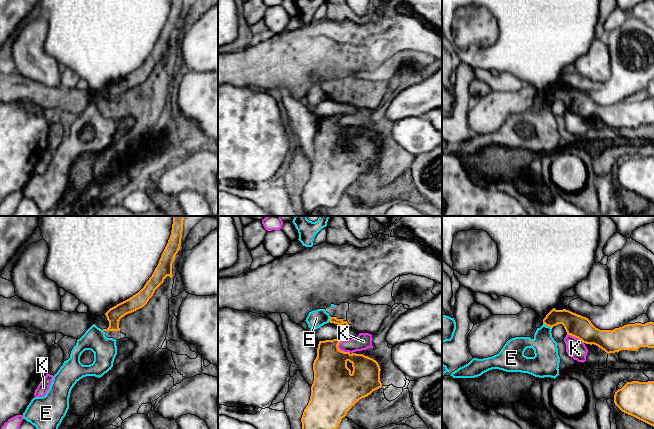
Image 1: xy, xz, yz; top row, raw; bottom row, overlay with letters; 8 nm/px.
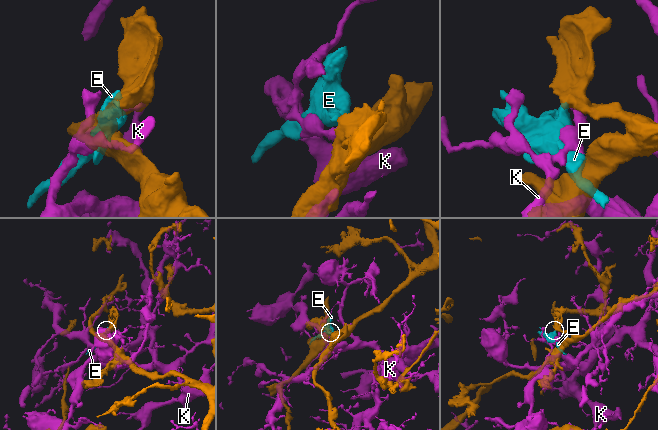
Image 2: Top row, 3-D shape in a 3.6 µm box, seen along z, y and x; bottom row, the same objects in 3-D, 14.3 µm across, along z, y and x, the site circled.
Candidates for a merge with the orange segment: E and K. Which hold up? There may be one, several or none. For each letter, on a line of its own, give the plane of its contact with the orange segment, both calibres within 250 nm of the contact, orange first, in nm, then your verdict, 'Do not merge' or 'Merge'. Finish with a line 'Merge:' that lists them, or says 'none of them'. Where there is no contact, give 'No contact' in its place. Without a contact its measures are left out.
E: Touches orange in yz. Thickness 180 nm (orange) against 190 nm. Do not merge
K: Touches orange in xz. Thickness 300 nm (orange) against 140 nm. Do not merge
Merge: none of them

